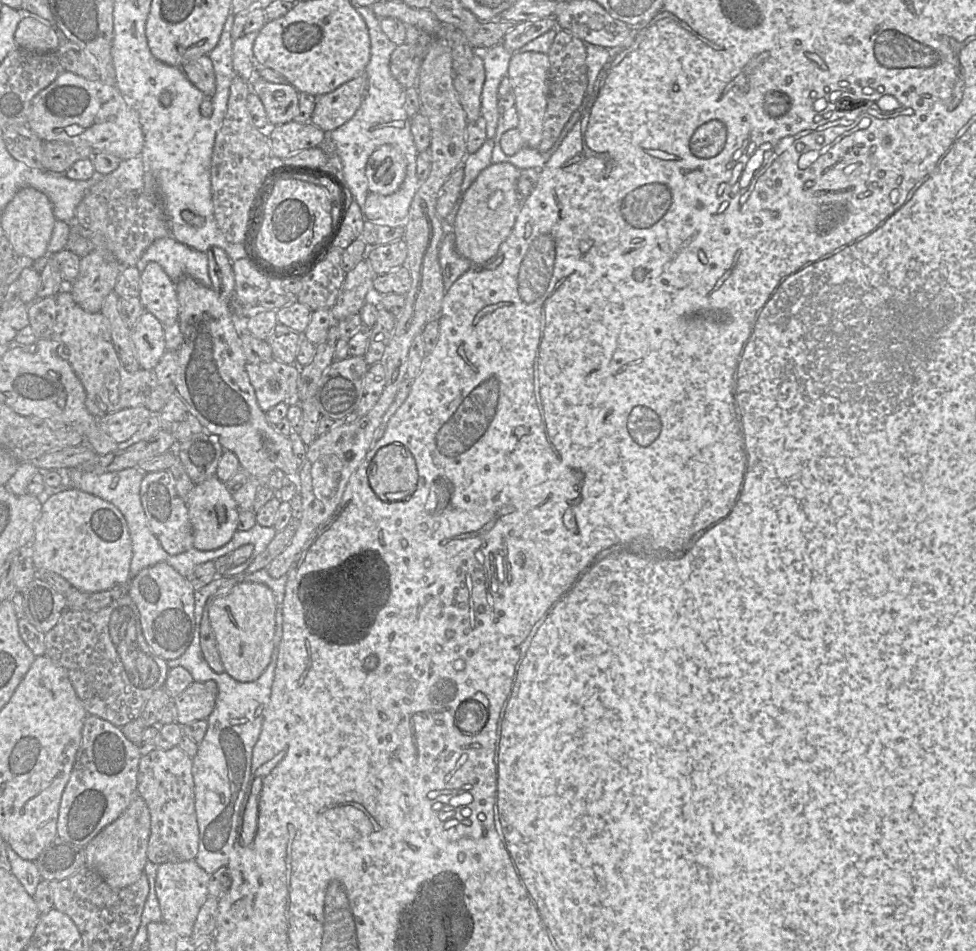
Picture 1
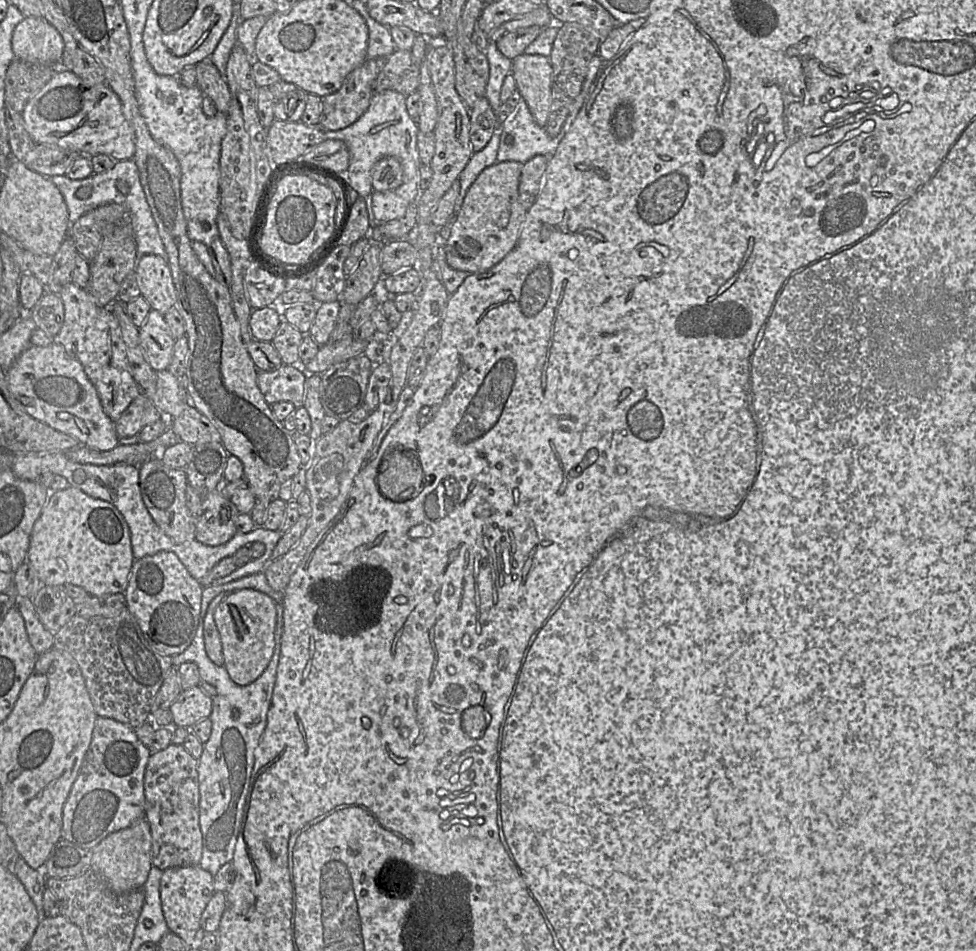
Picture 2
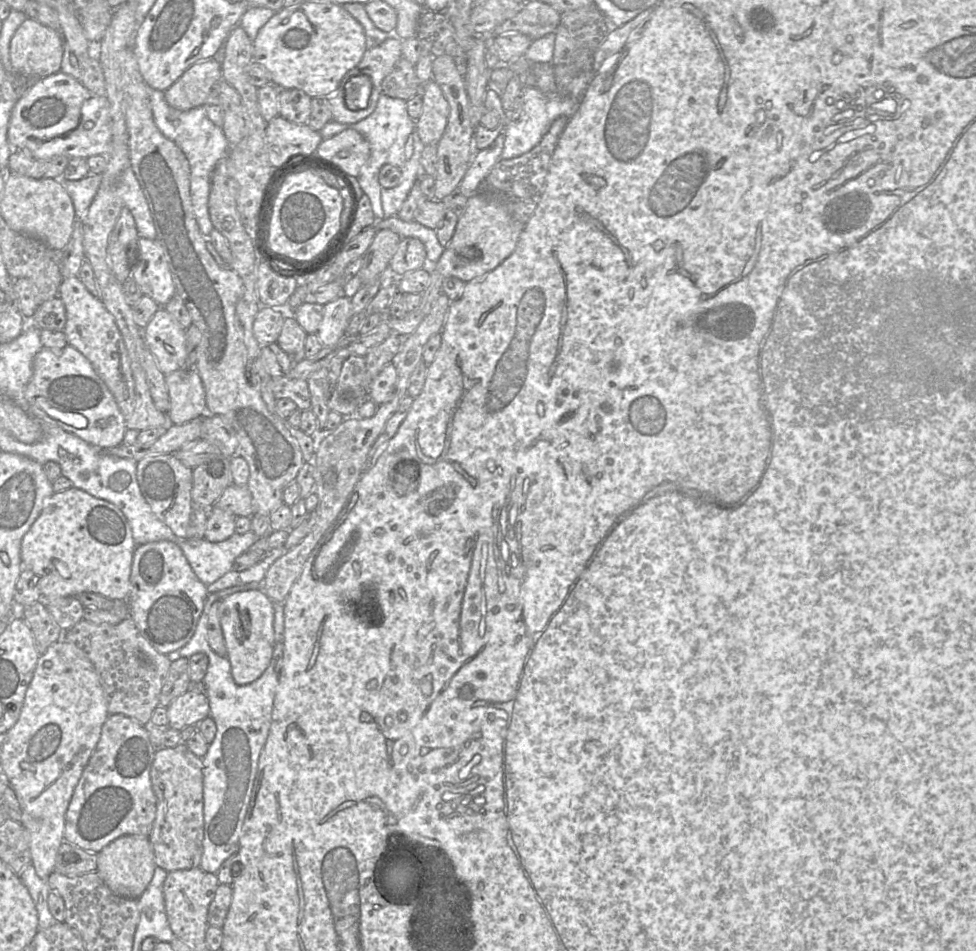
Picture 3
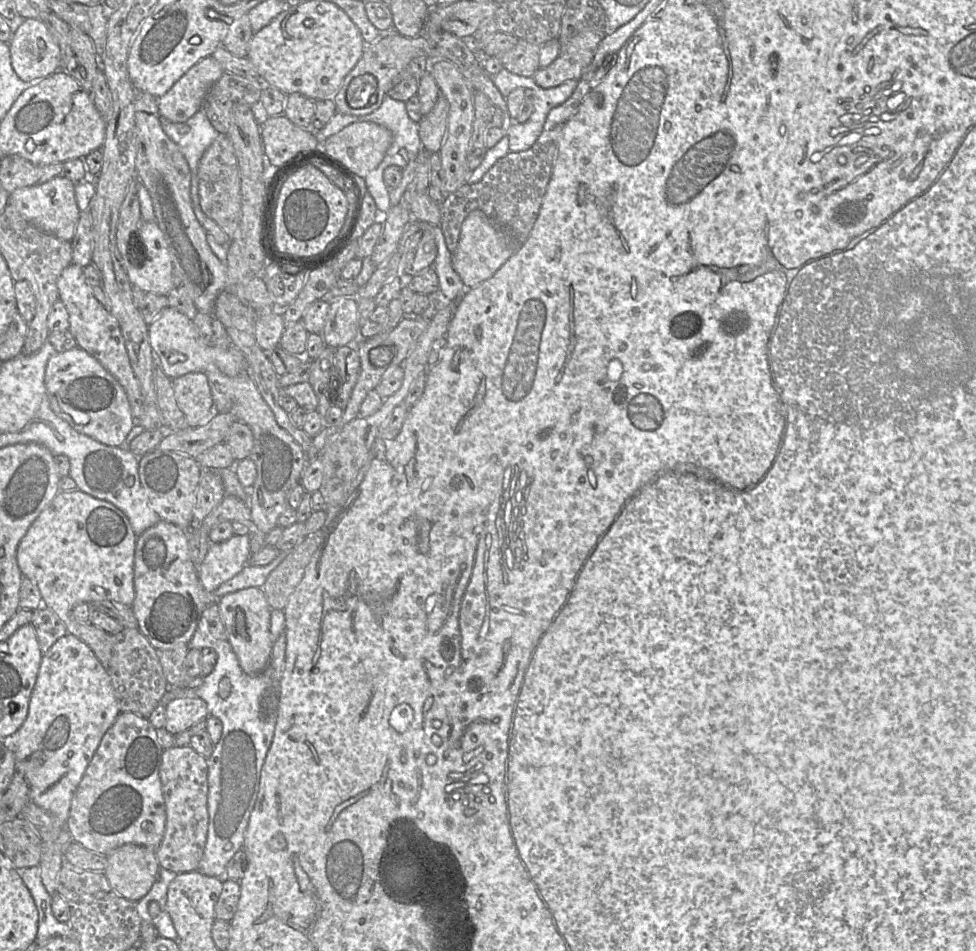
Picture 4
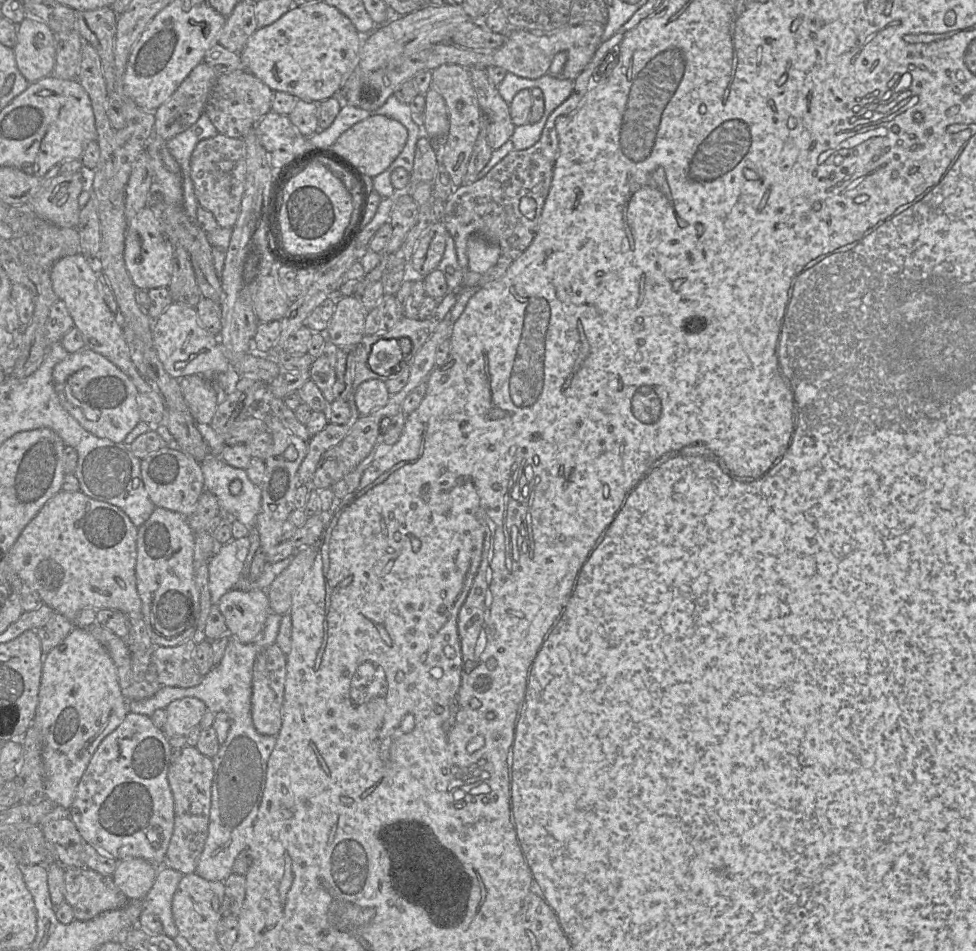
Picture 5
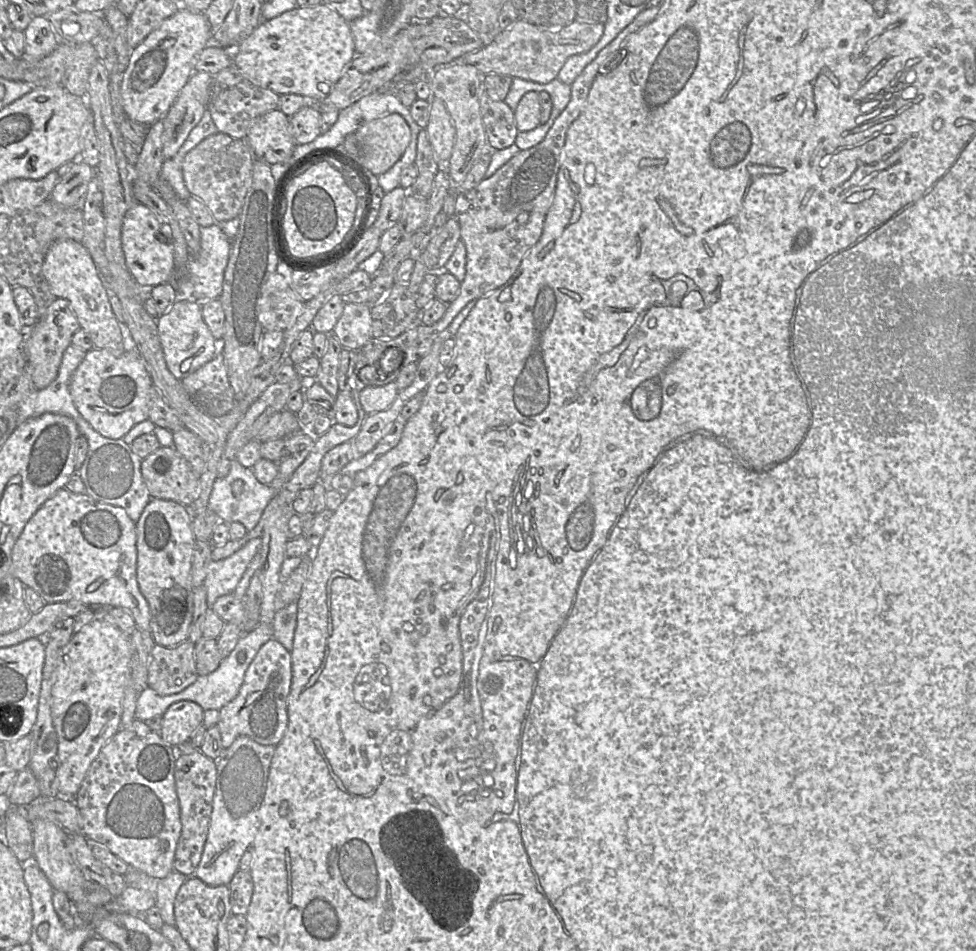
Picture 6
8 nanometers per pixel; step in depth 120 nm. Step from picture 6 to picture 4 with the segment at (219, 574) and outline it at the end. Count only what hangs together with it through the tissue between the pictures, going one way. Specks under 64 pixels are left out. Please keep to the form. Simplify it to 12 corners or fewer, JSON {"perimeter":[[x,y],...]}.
{"perimeter":[[250,535],[211,543],[197,568],[211,595],[249,564]]}

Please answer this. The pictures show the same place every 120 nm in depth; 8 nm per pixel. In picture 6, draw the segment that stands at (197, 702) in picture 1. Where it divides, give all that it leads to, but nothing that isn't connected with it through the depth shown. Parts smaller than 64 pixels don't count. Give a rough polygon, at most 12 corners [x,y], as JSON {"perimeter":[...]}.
{"perimeter":[[180,700],[162,715],[160,736],[170,746],[187,740],[204,710]]}

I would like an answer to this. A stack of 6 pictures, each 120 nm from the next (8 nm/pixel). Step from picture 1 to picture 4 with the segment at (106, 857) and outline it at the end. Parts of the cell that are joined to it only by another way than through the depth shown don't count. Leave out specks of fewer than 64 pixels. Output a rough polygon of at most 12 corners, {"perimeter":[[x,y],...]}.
{"perimeter":[[125,844],[104,873],[118,895],[138,902],[159,868],[155,849]]}

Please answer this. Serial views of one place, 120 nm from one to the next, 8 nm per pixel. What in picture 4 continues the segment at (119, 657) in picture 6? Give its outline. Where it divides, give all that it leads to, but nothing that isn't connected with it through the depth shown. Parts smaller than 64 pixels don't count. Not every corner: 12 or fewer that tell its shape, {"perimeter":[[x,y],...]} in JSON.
{"perimeter":[[69,633],[43,654],[11,739],[30,801],[66,824],[120,713]]}

